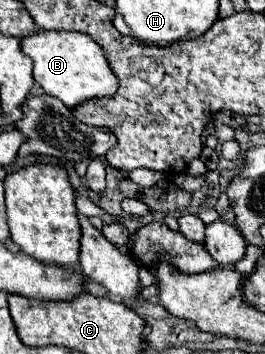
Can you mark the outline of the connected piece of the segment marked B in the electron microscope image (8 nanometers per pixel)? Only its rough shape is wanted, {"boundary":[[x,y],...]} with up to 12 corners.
{"boundary":[[81,32],[21,40],[33,78],[67,108],[115,96],[119,80]]}

